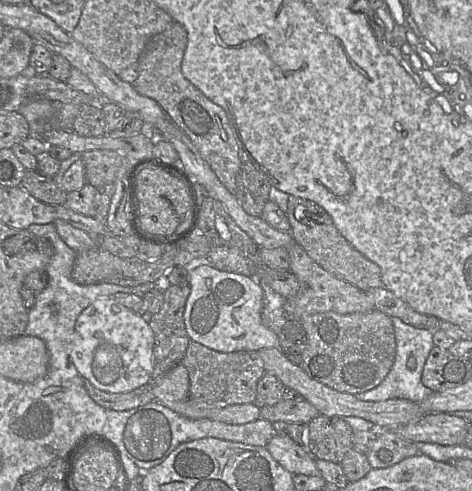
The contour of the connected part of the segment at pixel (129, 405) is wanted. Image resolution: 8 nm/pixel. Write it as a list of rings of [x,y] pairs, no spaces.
[[[85,381],[85,387],[94,402],[110,410],[125,411],[155,401],[152,383],[124,393],[102,391],[88,381]]]

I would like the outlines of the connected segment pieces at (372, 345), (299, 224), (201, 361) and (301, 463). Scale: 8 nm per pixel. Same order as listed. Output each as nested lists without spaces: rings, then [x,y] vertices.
[[[373,310],[366,313],[323,312],[303,315],[299,322],[307,334],[307,346],[299,365],[308,376],[339,392],[358,394],[377,387],[391,370],[396,357],[396,338],[390,316]]]
[[[289,195],[286,214],[294,241],[323,269],[364,292],[382,286],[379,266],[347,242],[321,206],[313,201]]]
[[[190,340],[182,364],[189,376],[189,397],[210,407],[254,403],[257,383],[266,372],[257,351],[219,352]]]
[[[275,435],[265,448],[292,475],[318,475],[315,458],[289,437]]]

